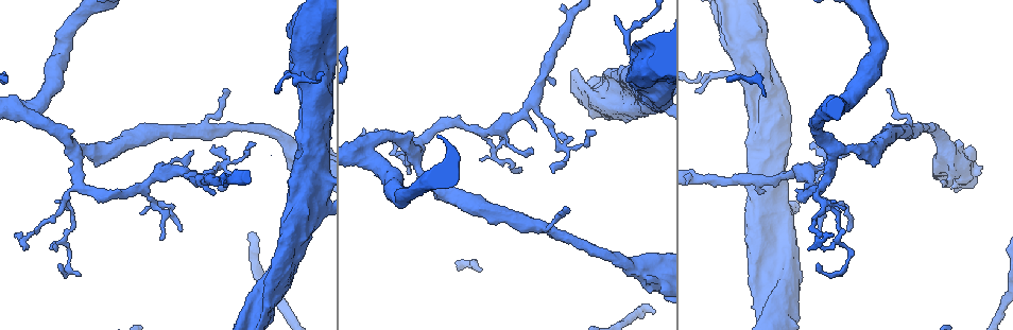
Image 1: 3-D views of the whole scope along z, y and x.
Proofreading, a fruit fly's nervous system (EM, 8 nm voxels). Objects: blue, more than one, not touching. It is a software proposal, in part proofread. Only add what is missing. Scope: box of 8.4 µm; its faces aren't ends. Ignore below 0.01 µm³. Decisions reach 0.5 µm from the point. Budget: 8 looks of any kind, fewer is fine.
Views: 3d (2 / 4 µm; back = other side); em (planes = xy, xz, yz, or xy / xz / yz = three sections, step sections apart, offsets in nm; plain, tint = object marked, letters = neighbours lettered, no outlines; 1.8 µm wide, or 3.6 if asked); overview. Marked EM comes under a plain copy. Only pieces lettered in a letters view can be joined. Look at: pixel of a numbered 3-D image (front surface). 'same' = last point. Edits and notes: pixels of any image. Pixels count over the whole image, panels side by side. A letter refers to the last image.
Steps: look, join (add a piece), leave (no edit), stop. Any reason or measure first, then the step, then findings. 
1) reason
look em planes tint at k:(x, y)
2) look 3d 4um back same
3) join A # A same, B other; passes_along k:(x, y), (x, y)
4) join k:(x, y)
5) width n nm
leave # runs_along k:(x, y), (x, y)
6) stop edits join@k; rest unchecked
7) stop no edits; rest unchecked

look em 3.6um planes tint at 1:(311, 58)

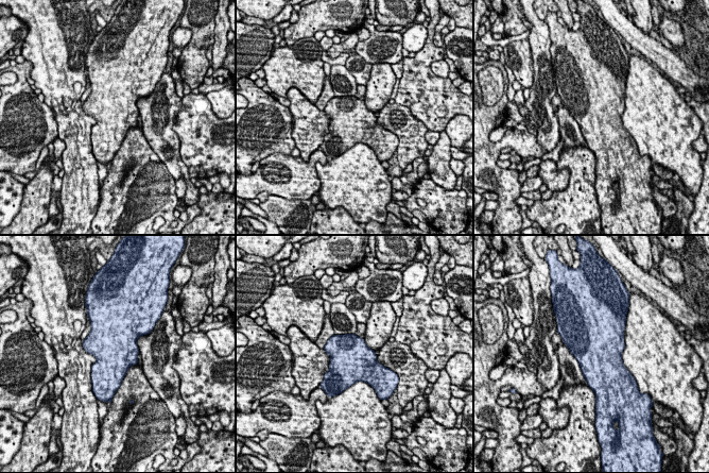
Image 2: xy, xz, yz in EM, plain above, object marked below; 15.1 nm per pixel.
look em 3.6um planes letters same

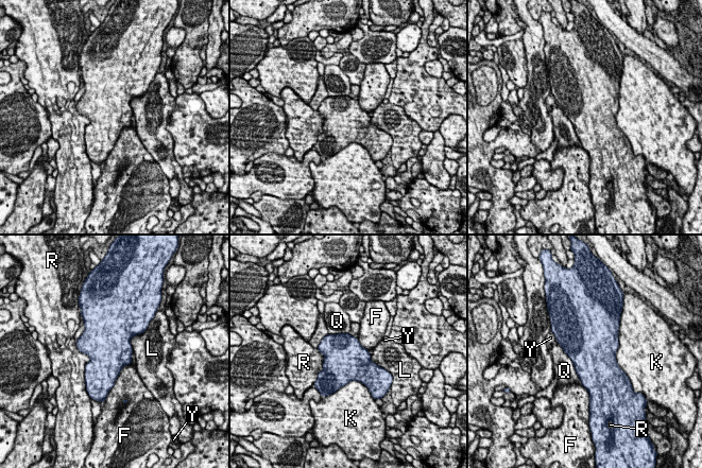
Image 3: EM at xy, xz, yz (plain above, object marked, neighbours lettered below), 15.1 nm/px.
width 650 nm
leave # F other, K other, L other, Q other, R other, Y other; border 3:(131, 362), (122, 367), (109, 390); none of them fits

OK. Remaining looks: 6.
sharp bend
look em 3.6um xz step 16 tint at 1:(565, 151)

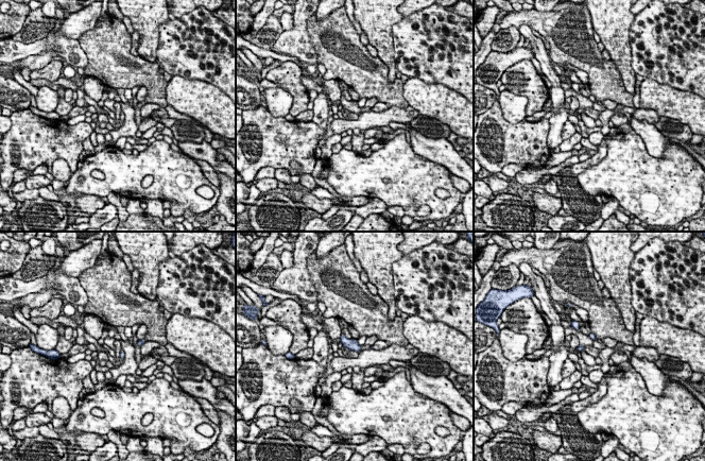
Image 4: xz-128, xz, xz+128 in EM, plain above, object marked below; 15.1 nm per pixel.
another direction
look em 3.6um planes letters same

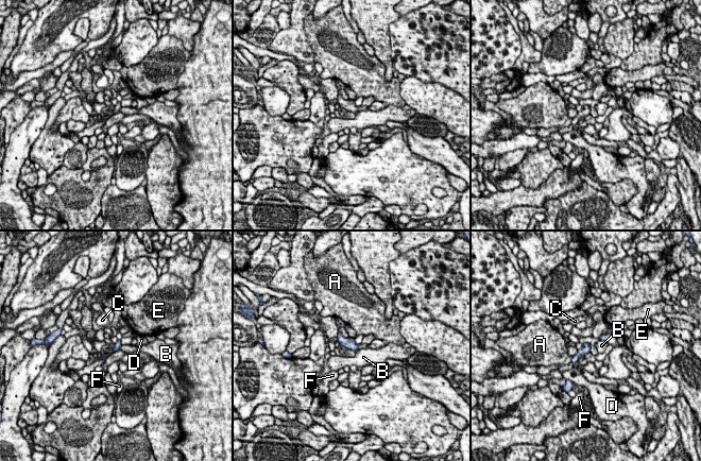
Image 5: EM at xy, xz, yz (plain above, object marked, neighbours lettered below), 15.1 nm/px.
width 120 nm
leave # A other, B other, C other, D other, E other, F other; border 5:(600, 339), (605, 341); none of them fits

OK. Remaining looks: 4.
branch stops here
look em planes letters at 1:(753, 305)

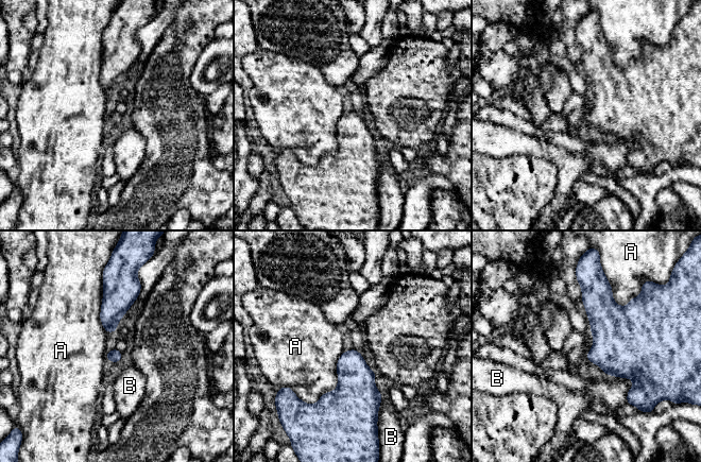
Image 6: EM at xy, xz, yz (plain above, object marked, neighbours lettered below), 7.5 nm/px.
leave # A other, B other; border 6:(344, 352), (337, 387), (298, 399); no lettered piece goes on from it

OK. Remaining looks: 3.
stop no edits; rest unchecked

